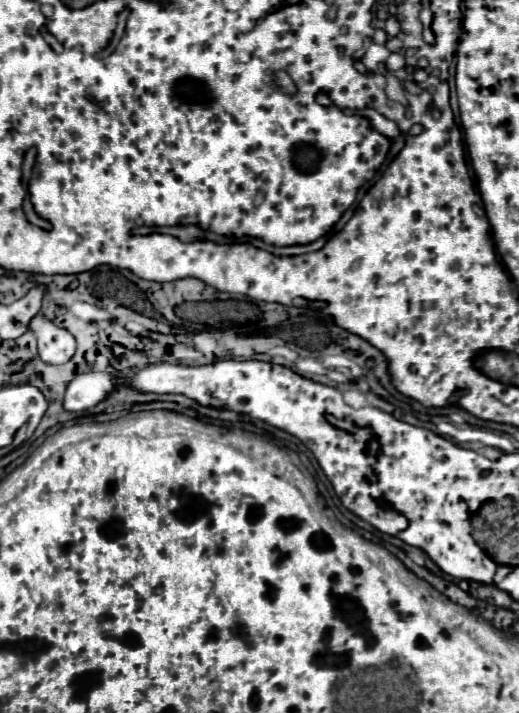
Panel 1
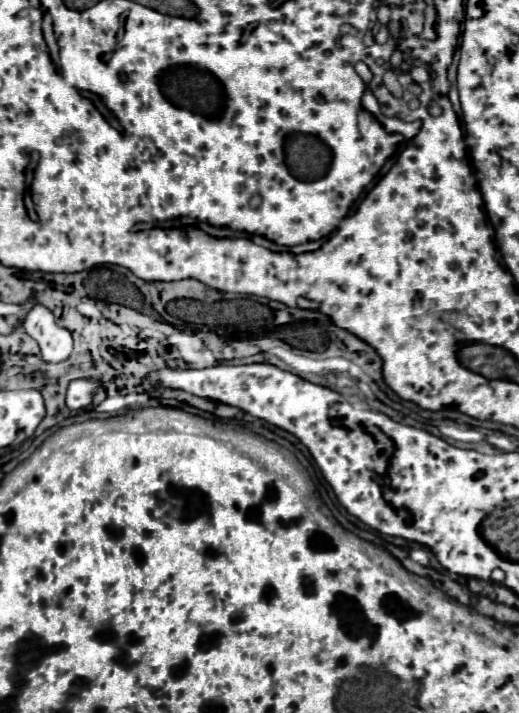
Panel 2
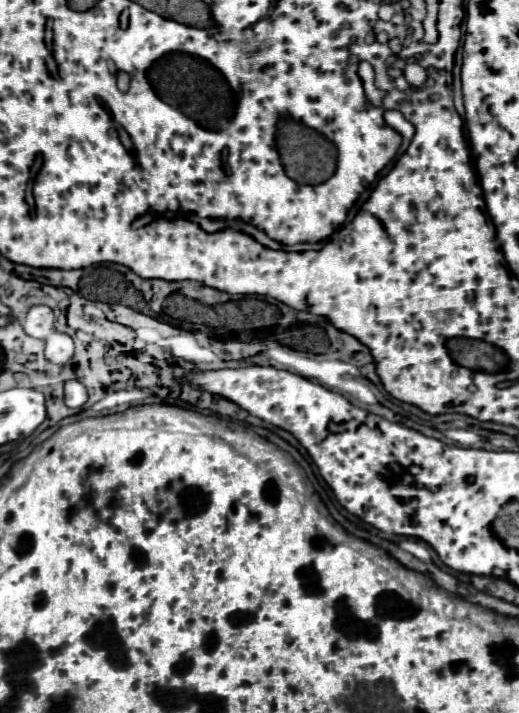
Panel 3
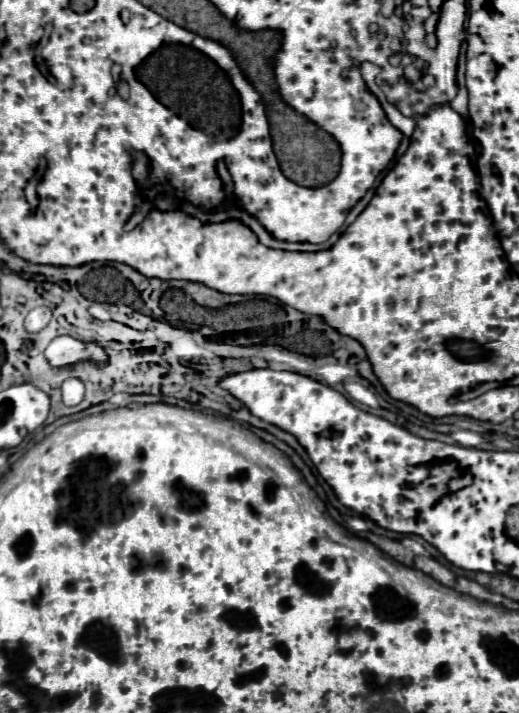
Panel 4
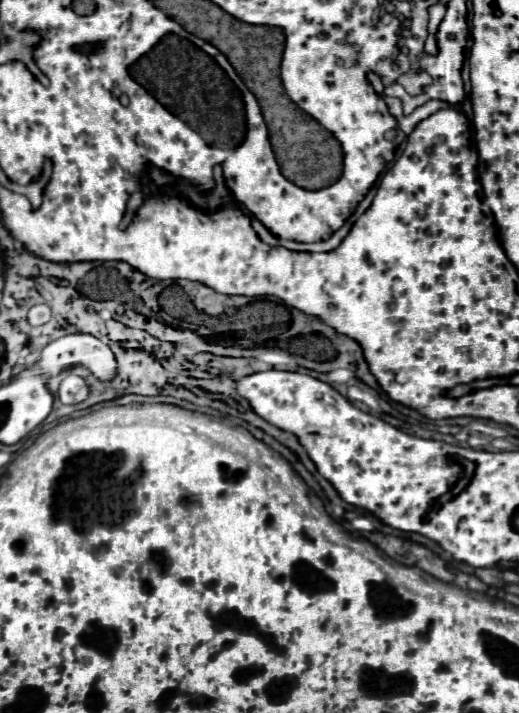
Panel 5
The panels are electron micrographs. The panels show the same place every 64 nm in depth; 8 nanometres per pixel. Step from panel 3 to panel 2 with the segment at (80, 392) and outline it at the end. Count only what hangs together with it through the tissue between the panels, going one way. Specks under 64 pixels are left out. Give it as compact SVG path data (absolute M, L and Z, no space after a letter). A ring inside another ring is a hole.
M88 378L72 380L68 386L68 392L66 392L66 406L70 410L82 410L82 408L90 406L92 398L100 386L102 384L98 380L88 380Z

